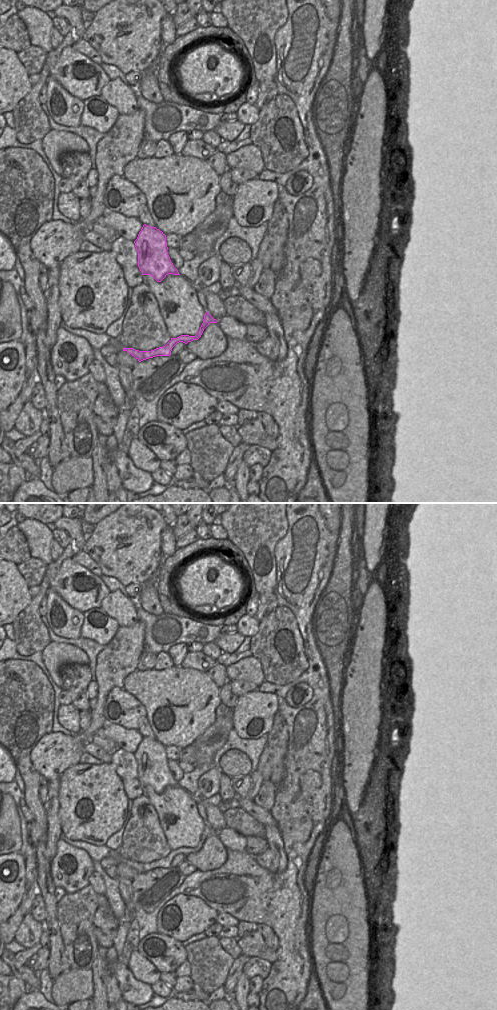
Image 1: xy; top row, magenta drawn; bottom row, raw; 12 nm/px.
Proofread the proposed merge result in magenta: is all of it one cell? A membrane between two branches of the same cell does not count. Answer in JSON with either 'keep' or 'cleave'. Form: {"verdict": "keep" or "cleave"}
{"verdict": "keep"}

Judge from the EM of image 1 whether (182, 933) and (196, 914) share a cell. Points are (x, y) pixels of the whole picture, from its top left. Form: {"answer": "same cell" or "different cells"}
{"answer": "same cell"}

